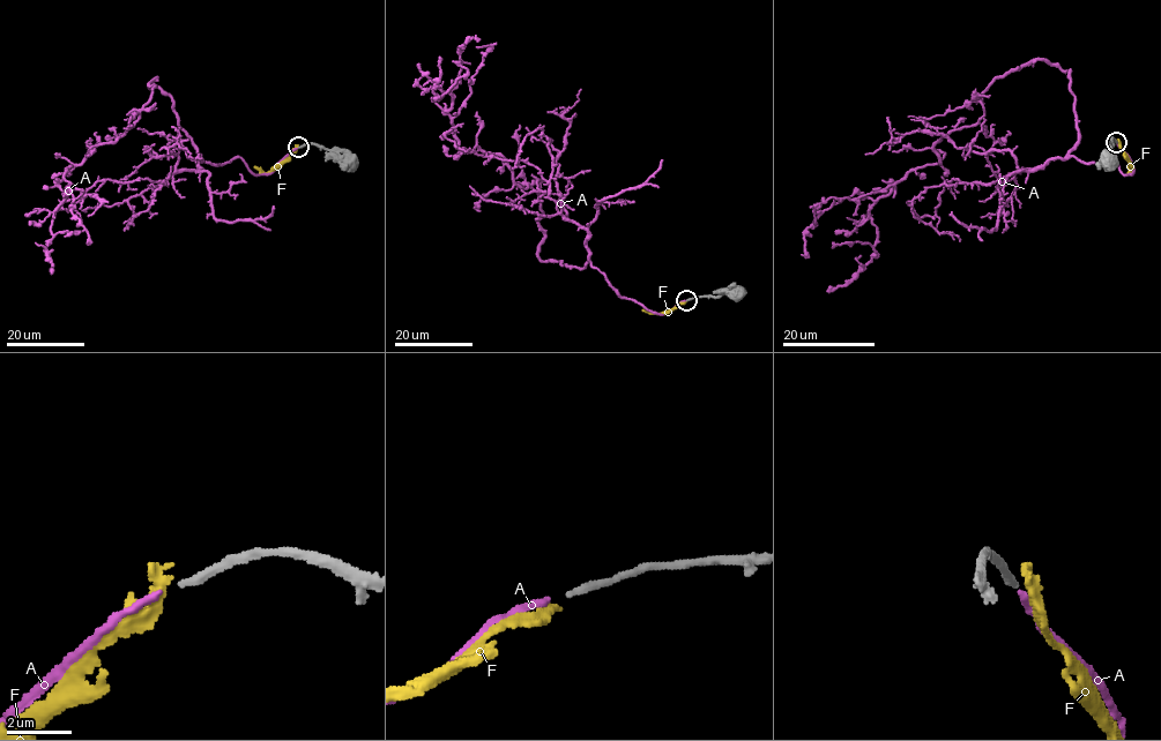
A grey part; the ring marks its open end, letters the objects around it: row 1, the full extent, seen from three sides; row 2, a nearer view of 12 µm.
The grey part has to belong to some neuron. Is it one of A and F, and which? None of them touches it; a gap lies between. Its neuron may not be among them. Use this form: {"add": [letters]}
{"add": ["A"]}

